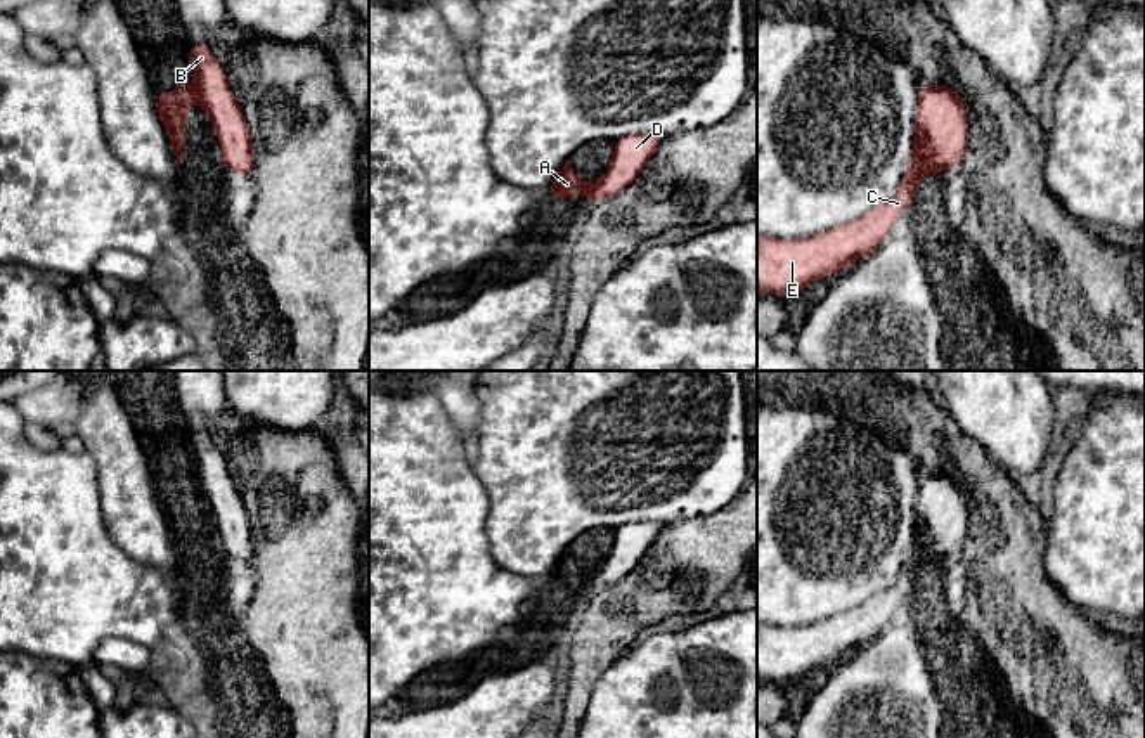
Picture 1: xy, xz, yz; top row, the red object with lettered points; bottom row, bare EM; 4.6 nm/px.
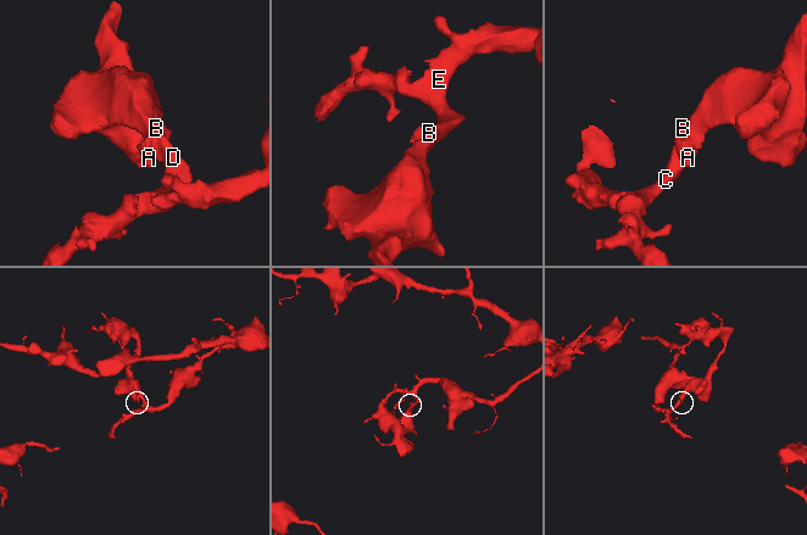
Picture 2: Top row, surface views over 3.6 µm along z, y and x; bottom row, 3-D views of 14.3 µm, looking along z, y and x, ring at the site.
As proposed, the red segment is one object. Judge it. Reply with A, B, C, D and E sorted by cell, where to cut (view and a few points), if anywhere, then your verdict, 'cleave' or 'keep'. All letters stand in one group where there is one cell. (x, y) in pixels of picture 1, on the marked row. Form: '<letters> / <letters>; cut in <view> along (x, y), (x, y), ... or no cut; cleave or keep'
A B C D E; no cut; keep

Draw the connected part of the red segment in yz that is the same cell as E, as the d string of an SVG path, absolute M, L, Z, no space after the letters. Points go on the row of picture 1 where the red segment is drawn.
M949 85L918 87L918 109L915 114L913 152L909 166L896 196L844 225L802 239L757 237L757 293L785 296L805 291L816 279L838 274L854 265L863 255L871 255L892 230L901 211L909 208L918 187L928 175L939 175L948 166L963 163L968 144L968 116L960 94Z

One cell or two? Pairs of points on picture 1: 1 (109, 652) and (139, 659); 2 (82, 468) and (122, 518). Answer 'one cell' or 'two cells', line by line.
1: one cell
2: two cells

